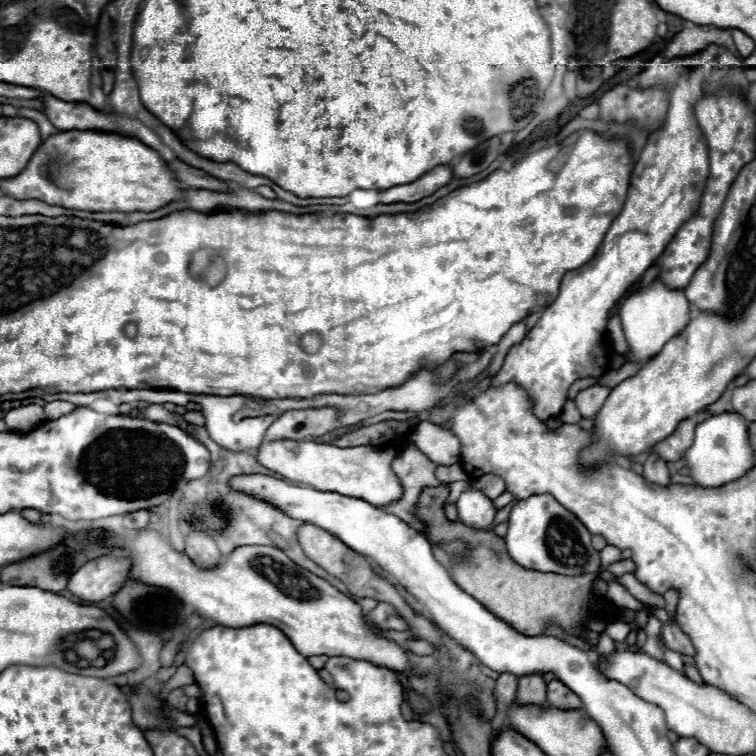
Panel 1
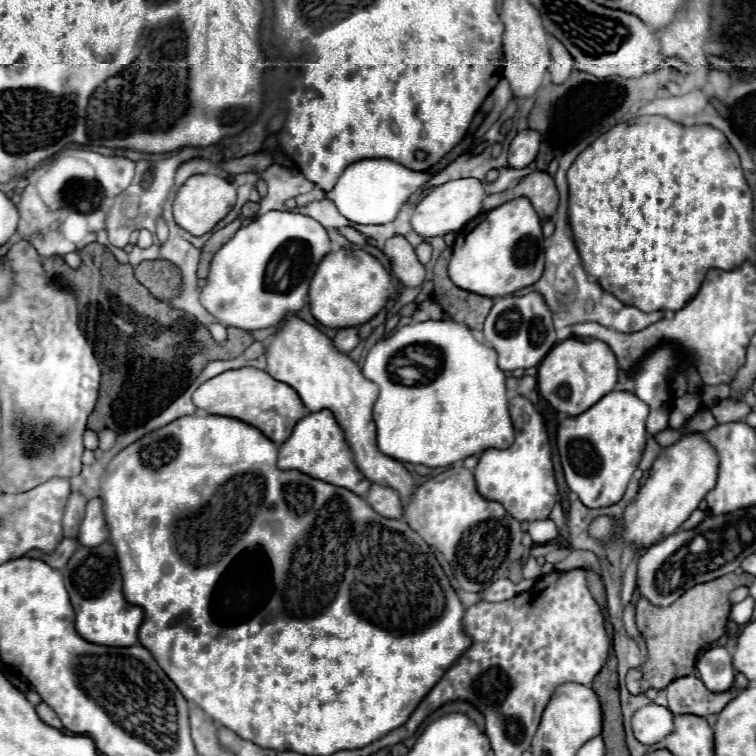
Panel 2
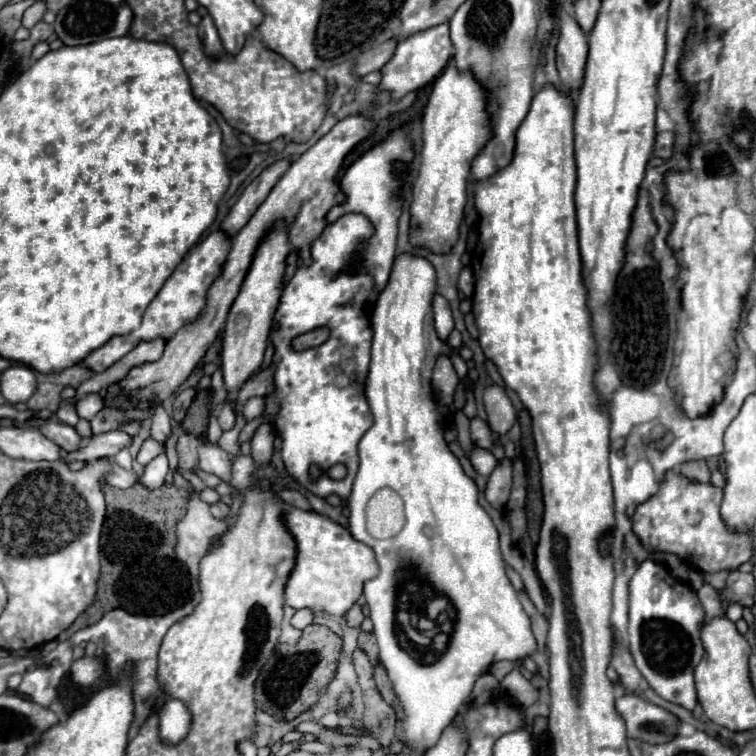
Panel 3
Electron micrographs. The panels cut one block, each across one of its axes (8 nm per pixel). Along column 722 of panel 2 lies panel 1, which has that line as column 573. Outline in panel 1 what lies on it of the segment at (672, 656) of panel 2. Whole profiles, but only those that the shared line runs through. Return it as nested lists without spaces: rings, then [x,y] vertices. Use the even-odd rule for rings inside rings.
[[[440,484],[436,488],[424,488],[418,496],[418,504],[416,504],[416,516],[422,520],[424,524],[424,534],[428,536],[428,540],[432,544],[438,544],[440,548],[446,550],[446,554],[452,556],[452,568],[450,568],[450,576],[452,580],[464,590],[468,592],[474,600],[478,600],[480,604],[484,604],[484,608],[488,608],[488,612],[492,612],[496,618],[504,620],[506,624],[510,624],[514,630],[518,630],[524,636],[538,636],[542,634],[542,630],[550,624],[556,622],[558,626],[562,626],[568,634],[578,636],[580,634],[580,626],[582,622],[594,612],[598,612],[596,608],[592,608],[588,604],[588,598],[592,594],[592,580],[596,578],[596,574],[584,574],[584,576],[564,576],[564,574],[554,574],[554,572],[536,572],[536,570],[526,570],[522,566],[518,566],[506,552],[504,546],[504,538],[496,536],[494,532],[488,530],[472,530],[460,522],[450,522],[444,516],[444,500],[448,498],[450,490],[448,484]]]

